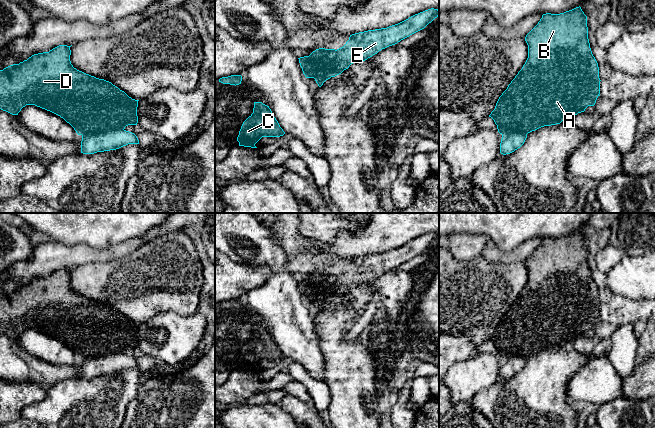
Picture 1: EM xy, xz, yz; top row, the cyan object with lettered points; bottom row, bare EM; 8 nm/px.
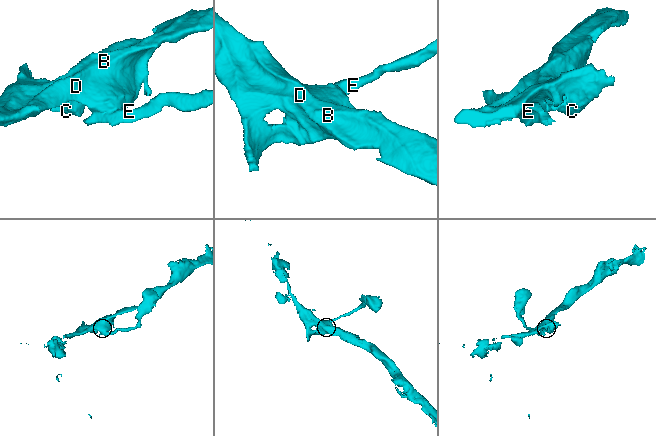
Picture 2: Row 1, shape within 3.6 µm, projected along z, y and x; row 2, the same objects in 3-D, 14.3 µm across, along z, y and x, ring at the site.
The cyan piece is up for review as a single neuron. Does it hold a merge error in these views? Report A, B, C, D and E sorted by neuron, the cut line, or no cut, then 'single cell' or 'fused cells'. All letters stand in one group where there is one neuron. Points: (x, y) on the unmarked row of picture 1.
A B C D / E; cut in xy along (123, 352), (84, 357), (82, 359); fused cells

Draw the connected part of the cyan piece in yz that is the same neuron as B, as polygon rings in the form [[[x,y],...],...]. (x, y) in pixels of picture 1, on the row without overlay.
[[[580,230],[560,238],[543,238],[538,248],[526,259],[525,265],[528,269],[528,282],[522,293],[518,296],[515,302],[508,309],[507,313],[499,321],[495,333],[489,339],[489,341],[491,341],[497,349],[498,356],[502,359],[510,358],[513,356],[528,358],[544,350],[560,348],[562,345],[573,342],[578,337],[584,336],[588,330],[594,330],[597,322],[600,320],[601,304],[599,302],[599,291],[590,272],[588,263],[587,240],[584,238]]]

